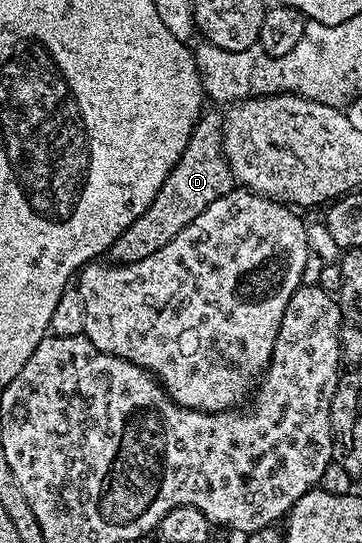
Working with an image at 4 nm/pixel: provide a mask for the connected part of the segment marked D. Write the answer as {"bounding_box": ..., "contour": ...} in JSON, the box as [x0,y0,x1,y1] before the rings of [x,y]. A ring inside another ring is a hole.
{"bounding_box":[108,111,234,265],"contour":[[[209,111],[202,112],[197,126],[191,131],[191,139],[187,139],[187,147],[183,147],[183,155],[179,155],[179,163],[175,163],[171,175],[167,175],[155,199],[151,199],[151,207],[147,207],[147,211],[143,211],[143,215],[139,215],[139,219],[135,219],[135,223],[131,223],[131,227],[127,227],[110,247],[108,260],[114,265],[130,265],[139,263],[139,259],[147,259],[147,255],[155,255],[155,251],[167,247],[183,227],[199,219],[215,199],[234,188],[233,173],[224,156],[219,155],[218,114],[216,117]]]}

